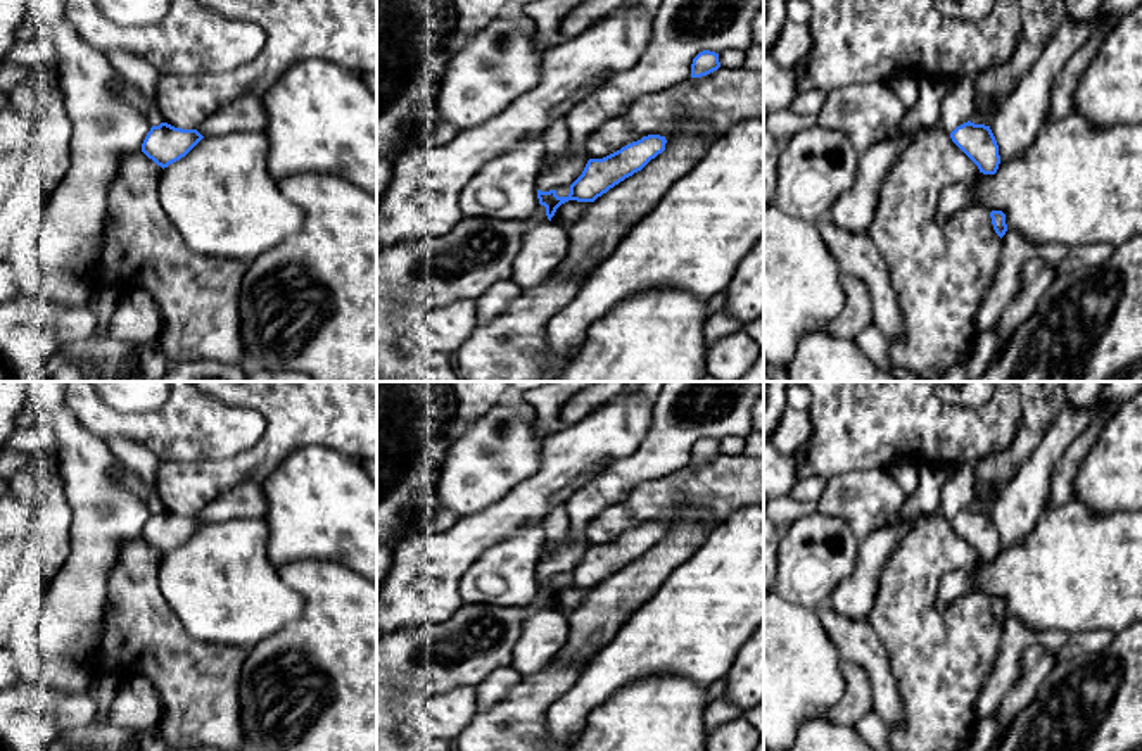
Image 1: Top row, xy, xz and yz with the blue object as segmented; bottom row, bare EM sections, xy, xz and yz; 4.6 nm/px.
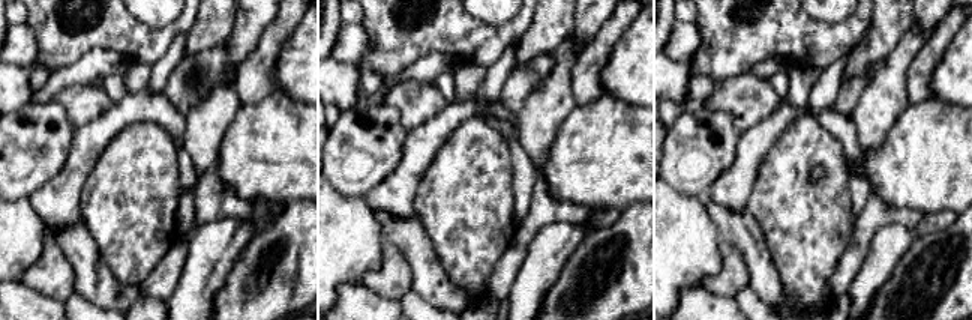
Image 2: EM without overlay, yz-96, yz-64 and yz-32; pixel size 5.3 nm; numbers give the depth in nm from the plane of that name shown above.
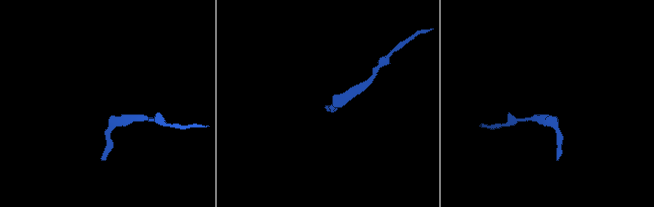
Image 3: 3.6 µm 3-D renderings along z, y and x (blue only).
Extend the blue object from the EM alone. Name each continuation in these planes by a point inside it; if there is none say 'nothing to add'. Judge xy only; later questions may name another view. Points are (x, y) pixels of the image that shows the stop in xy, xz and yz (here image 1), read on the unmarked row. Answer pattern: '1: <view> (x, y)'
nothing to add

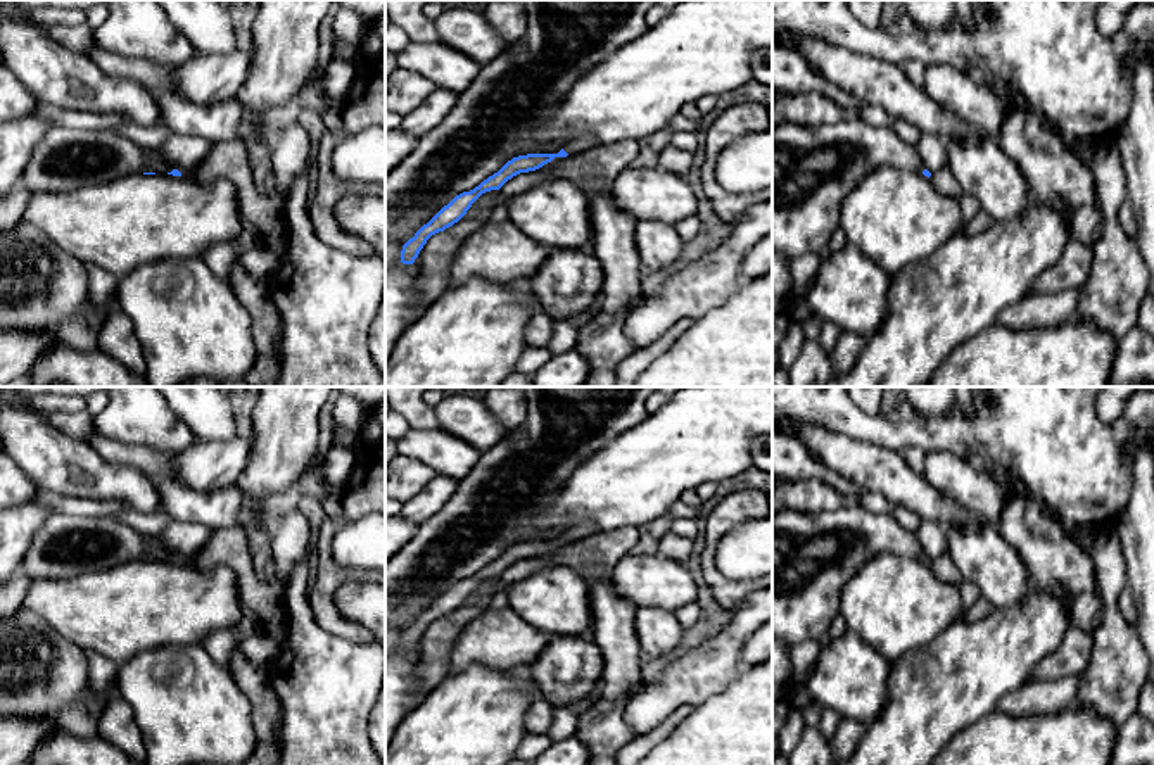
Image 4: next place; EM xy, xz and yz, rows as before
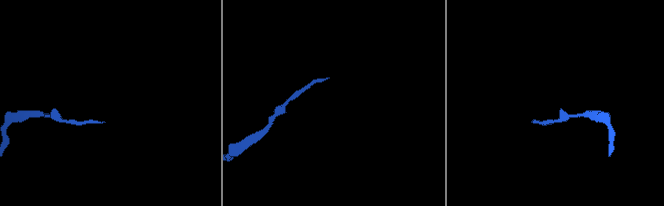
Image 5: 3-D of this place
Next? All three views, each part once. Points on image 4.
1: xz (583, 531)

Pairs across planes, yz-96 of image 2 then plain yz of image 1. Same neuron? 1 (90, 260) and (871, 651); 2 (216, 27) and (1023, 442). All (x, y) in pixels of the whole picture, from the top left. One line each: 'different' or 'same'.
1: same
2: same

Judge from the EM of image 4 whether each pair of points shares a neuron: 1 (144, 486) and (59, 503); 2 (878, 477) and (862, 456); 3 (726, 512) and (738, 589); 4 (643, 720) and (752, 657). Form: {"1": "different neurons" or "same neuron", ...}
{"1": "different neurons", "2": "same neuron", "3": "same neuron", "4": "different neurons"}

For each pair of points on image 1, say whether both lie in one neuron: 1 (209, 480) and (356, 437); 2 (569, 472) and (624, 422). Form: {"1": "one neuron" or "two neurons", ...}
{"1": "one neuron", "2": "one neuron"}

